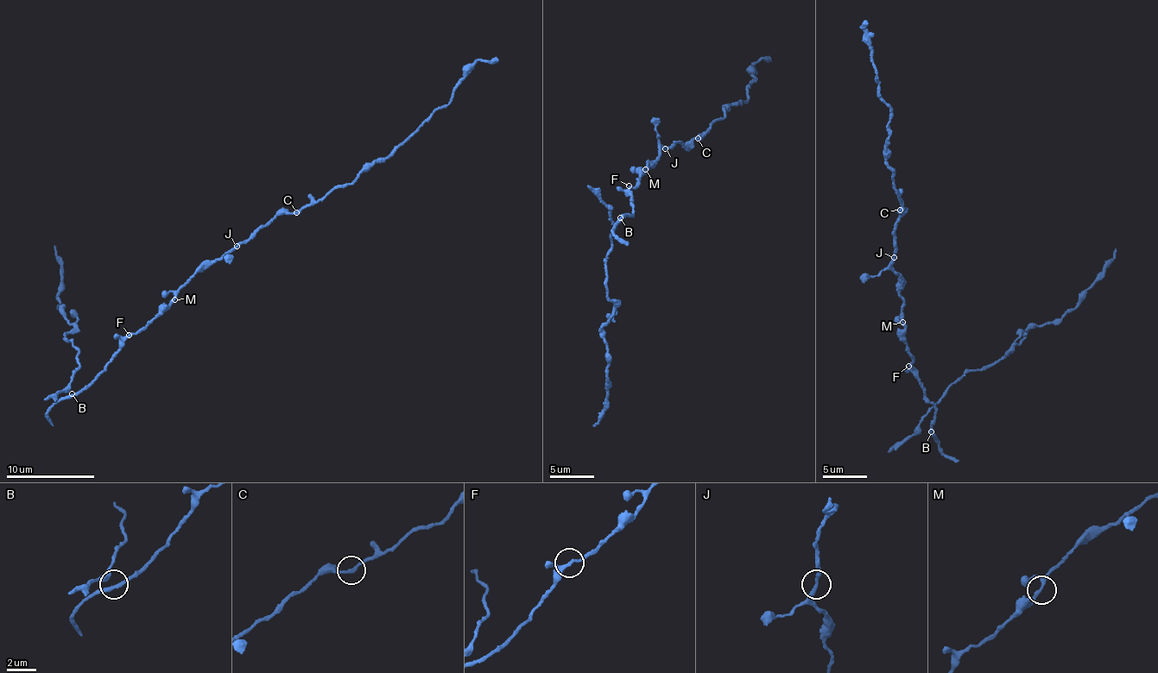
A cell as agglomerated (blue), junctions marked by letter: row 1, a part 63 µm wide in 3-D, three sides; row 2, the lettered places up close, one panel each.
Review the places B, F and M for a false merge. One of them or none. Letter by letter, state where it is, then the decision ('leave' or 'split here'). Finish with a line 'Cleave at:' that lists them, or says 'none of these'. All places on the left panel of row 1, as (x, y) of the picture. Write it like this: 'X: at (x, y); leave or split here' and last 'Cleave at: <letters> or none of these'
B: at (72, 393); leave
F: at (129, 335); leave
M: at (174, 299); leave
Cleave at: none of these

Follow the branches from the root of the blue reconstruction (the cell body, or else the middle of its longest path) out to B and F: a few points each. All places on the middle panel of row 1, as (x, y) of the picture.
B: (642, 174), (629, 191), (633, 196), (633, 213), (620, 217)
F: (642, 174), (634, 186), (629, 185)

